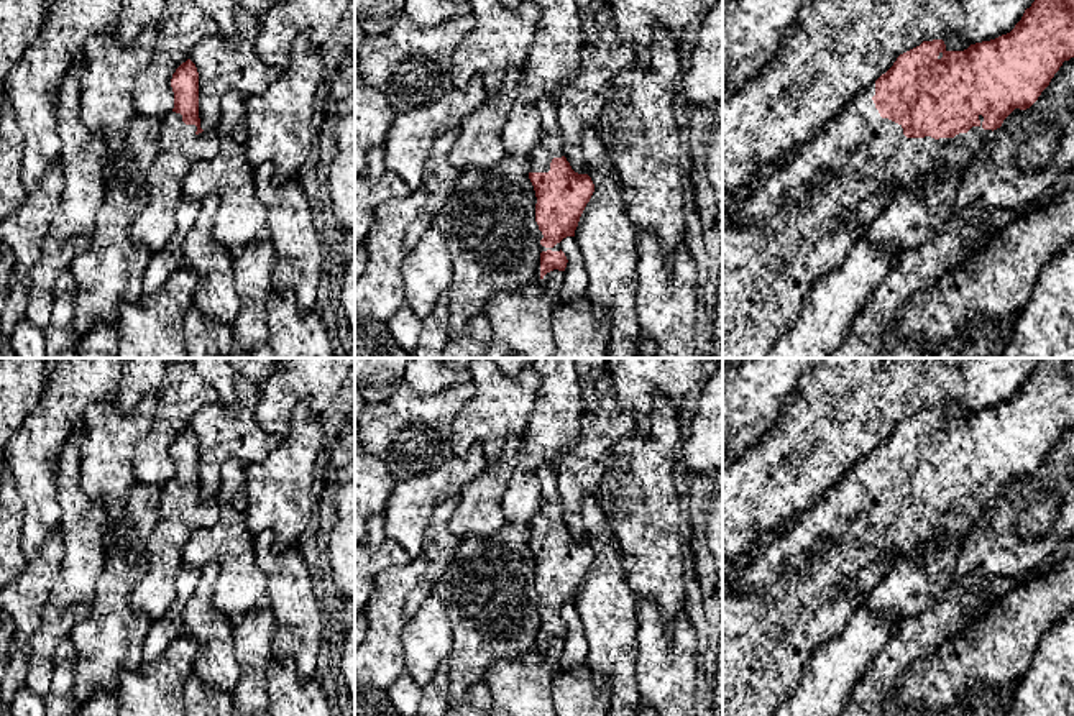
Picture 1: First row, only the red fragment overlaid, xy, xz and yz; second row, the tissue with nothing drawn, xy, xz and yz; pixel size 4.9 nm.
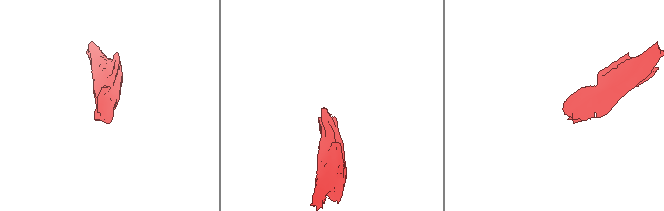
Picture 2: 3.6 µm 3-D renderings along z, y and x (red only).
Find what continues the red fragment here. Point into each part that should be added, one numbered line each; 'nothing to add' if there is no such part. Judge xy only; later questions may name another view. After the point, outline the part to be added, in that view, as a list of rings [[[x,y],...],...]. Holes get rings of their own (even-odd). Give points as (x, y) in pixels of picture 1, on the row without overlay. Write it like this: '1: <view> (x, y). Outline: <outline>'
1: xy (179, 516). Outline: [[[171,480],[158,493],[158,519],[148,540],[149,567],[130,594],[133,609],[146,614],[151,621],[161,617],[176,596],[176,581],[182,570],[182,552],[189,539],[200,529],[217,522],[220,509],[217,501],[195,501],[195,493],[186,493],[182,483]]]

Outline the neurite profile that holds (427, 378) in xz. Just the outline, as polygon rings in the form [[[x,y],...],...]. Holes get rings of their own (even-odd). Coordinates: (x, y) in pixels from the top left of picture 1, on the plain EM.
[[[412,358],[404,381],[419,394],[430,396],[458,383],[471,383],[471,358]]]

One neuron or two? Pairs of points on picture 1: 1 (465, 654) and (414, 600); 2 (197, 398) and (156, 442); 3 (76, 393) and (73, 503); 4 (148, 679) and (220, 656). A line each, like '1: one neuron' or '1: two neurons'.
1: two neurons
2: one neuron
3: two neurons
4: two neurons

